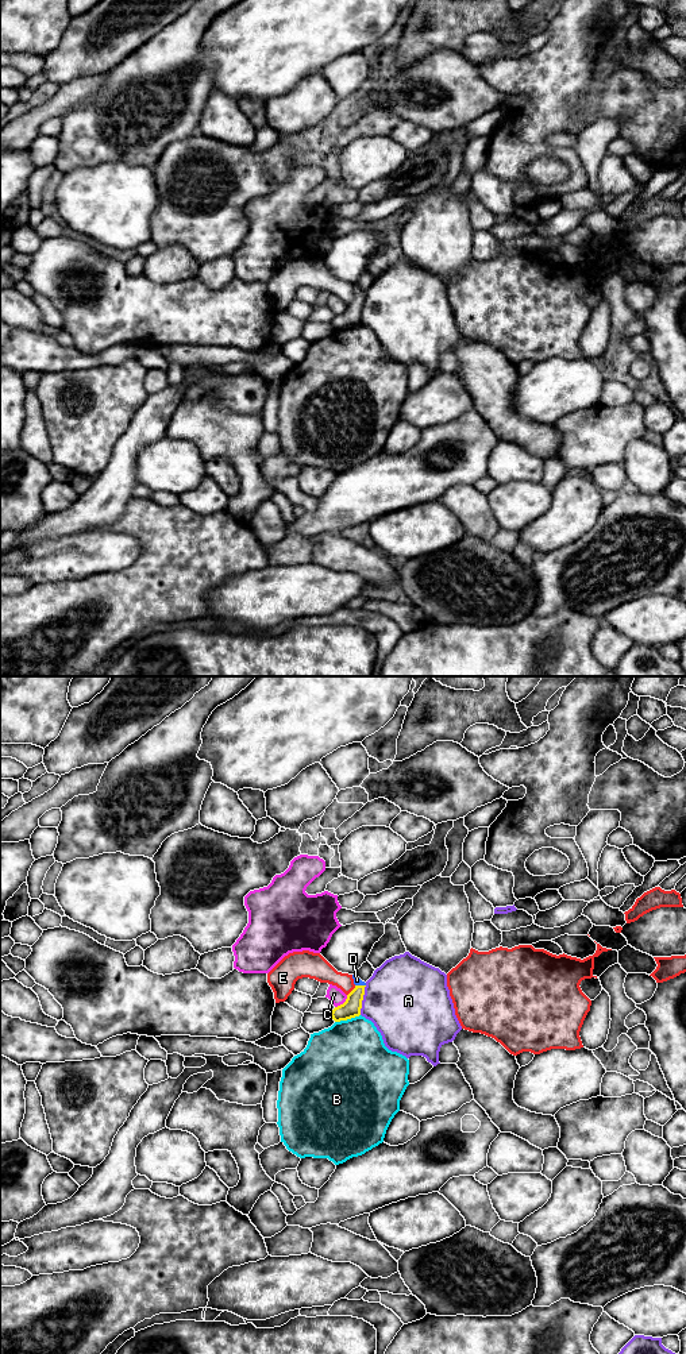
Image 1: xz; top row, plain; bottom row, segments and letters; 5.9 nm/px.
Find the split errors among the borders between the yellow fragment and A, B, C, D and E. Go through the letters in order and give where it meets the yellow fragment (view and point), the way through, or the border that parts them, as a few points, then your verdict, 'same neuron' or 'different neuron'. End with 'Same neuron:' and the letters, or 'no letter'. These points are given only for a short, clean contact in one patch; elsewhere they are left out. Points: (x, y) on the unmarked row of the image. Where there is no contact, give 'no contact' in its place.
A: contact xz (362, 308); border xz (366, 294), (359, 323); different neuron
B: contact xz (347, 327); different neuron
C: contact xz (343, 312); different neuron
D: contact xz (361, 294); way xz (351, 316), (361, 294), (357, 289); same neuron
E: contact xz (351, 300); different neuron
Same neuron: D

